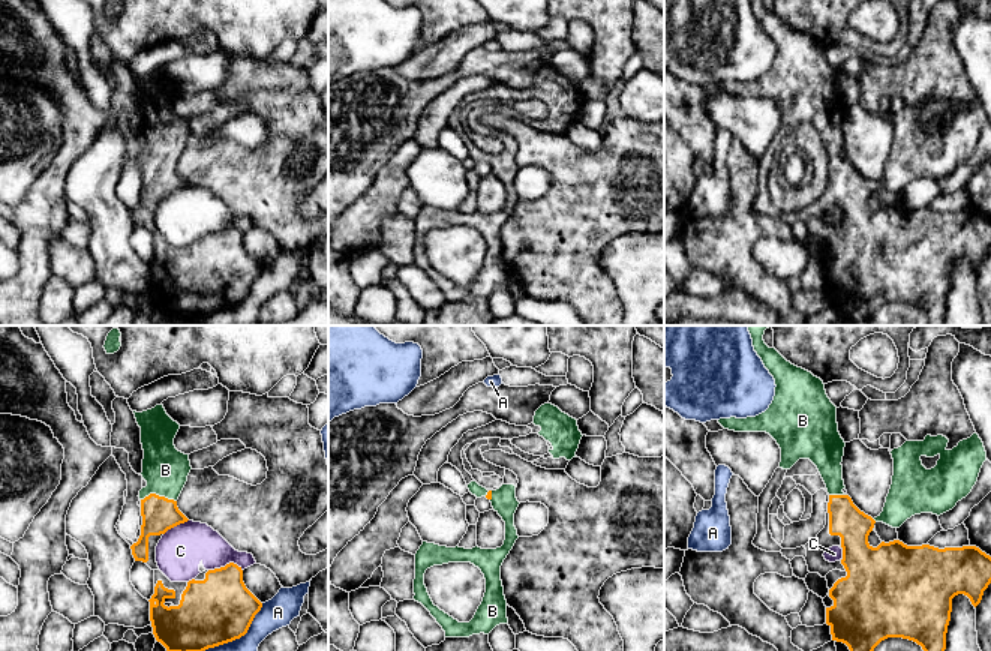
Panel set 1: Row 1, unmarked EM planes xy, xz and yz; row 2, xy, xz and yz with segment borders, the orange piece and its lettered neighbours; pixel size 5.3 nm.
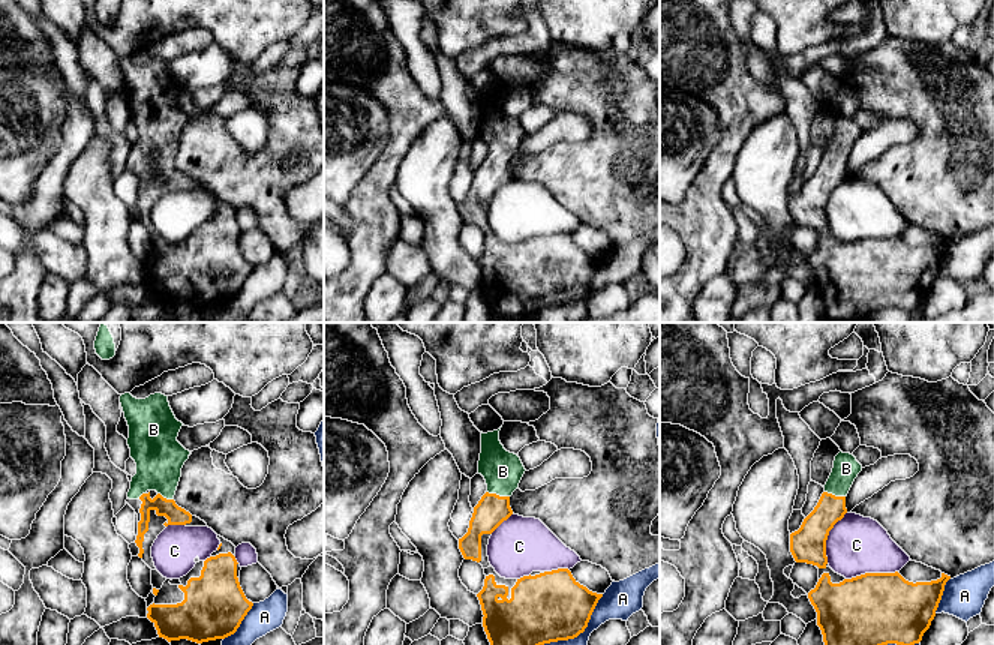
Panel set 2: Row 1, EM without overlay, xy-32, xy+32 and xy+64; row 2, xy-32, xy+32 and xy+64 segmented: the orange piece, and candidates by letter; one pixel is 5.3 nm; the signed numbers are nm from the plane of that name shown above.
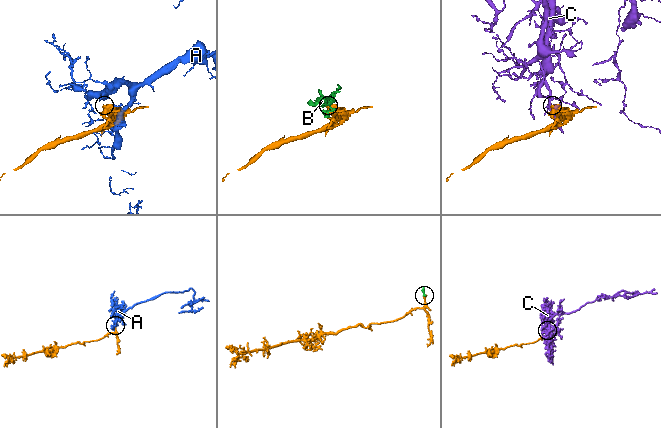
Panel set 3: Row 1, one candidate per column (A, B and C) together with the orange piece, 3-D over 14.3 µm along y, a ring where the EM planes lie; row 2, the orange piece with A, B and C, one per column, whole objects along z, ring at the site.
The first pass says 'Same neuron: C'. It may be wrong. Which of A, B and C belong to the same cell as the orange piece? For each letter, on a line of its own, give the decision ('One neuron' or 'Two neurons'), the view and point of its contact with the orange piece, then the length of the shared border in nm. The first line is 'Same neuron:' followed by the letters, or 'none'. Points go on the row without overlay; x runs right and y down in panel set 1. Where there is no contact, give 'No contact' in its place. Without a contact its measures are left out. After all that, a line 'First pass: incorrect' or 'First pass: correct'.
Same neuron: B
A: Two neurons. Touches orange at xy (237, 302). Shared border 420 nm
B: One neuron. Touches orange at xy (158, 159). Shared border 190 nm
C: Two neurons. Touches orange at xy (227, 228). Shared border 180 nm
First pass: incorrect

